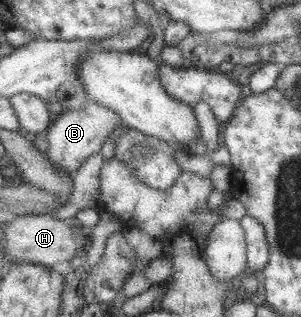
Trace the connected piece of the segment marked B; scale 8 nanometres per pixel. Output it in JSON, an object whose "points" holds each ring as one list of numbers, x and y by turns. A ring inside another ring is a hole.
{"points":[[87,101,79,110,63,111,62,115,49,125,46,132,45,155,51,161,51,165,63,169,69,177,72,177,82,166,83,160,92,154,99,153,109,132,117,127,119,122,122,122,119,115,95,101]]}

